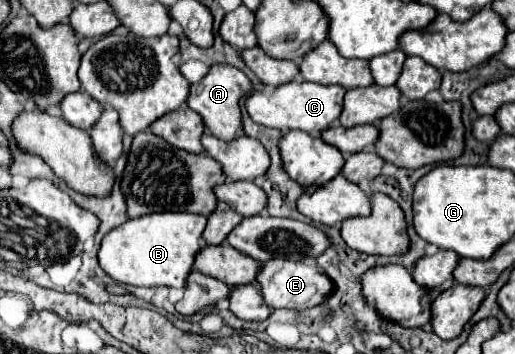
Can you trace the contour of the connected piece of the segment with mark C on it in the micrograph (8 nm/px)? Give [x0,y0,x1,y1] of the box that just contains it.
[245,80,345,136]

